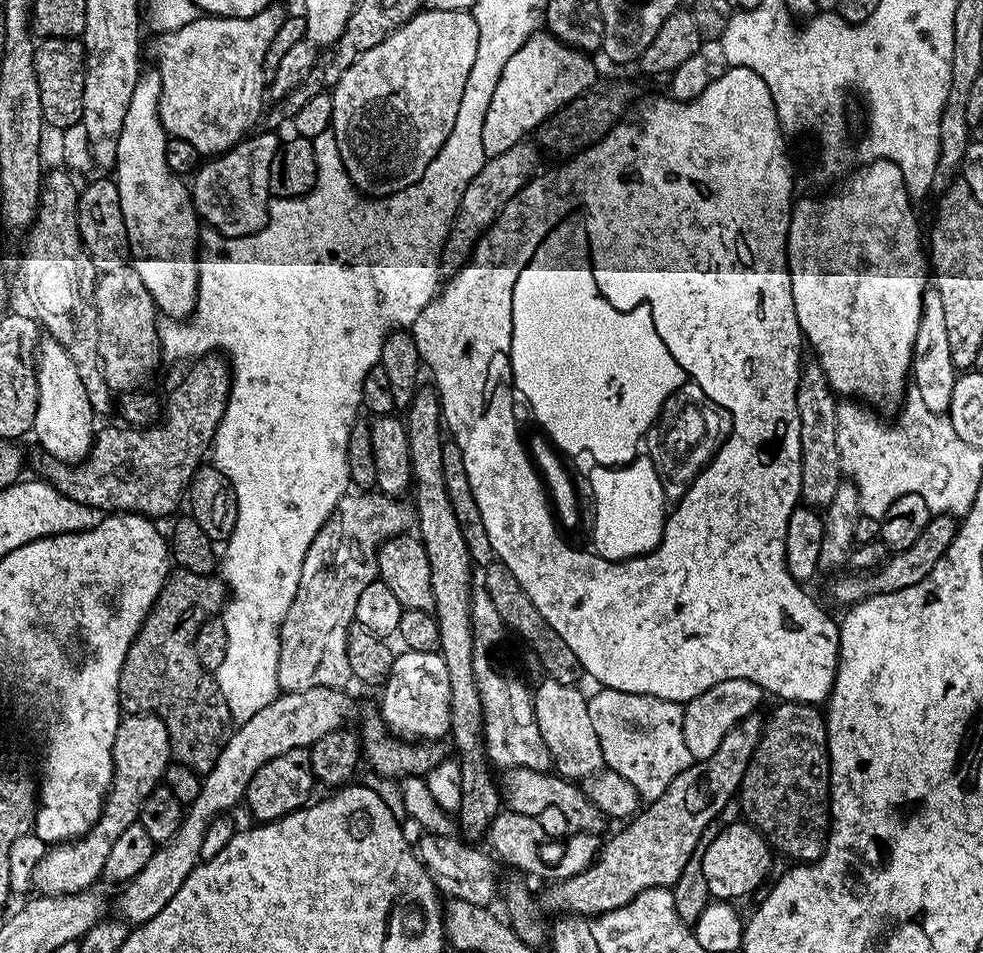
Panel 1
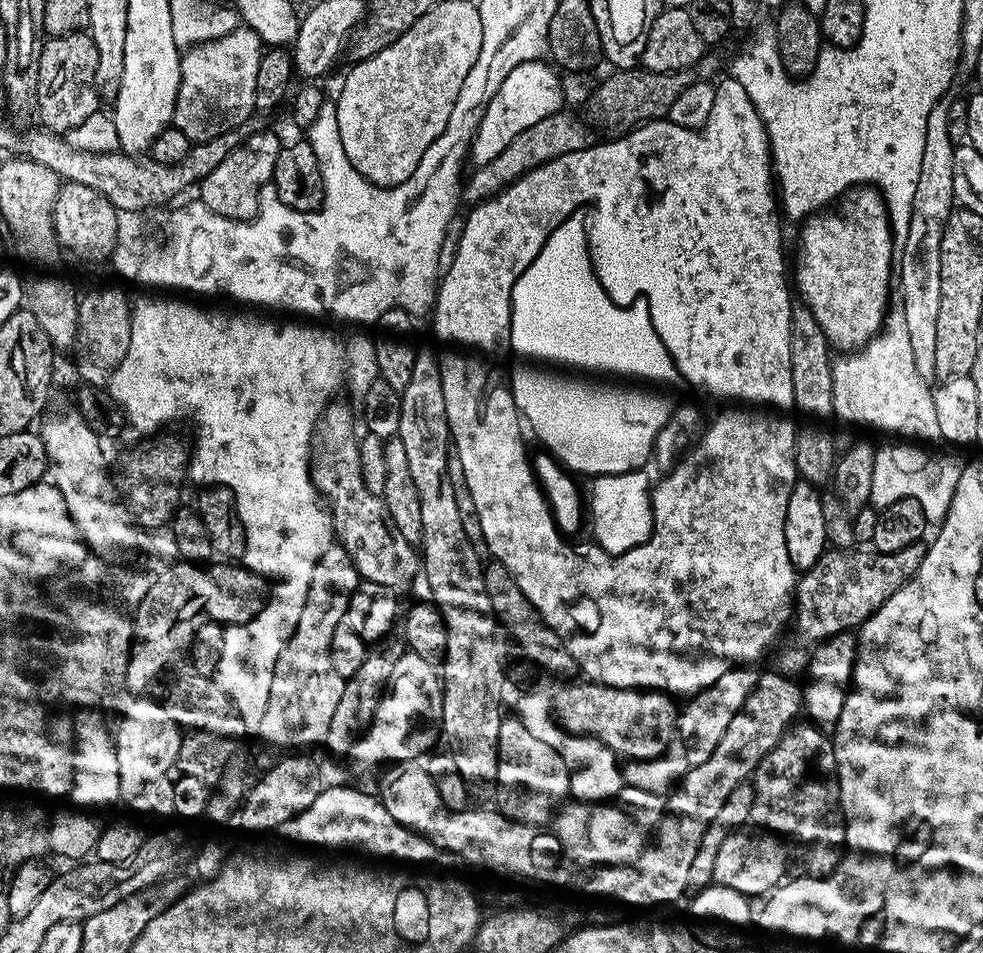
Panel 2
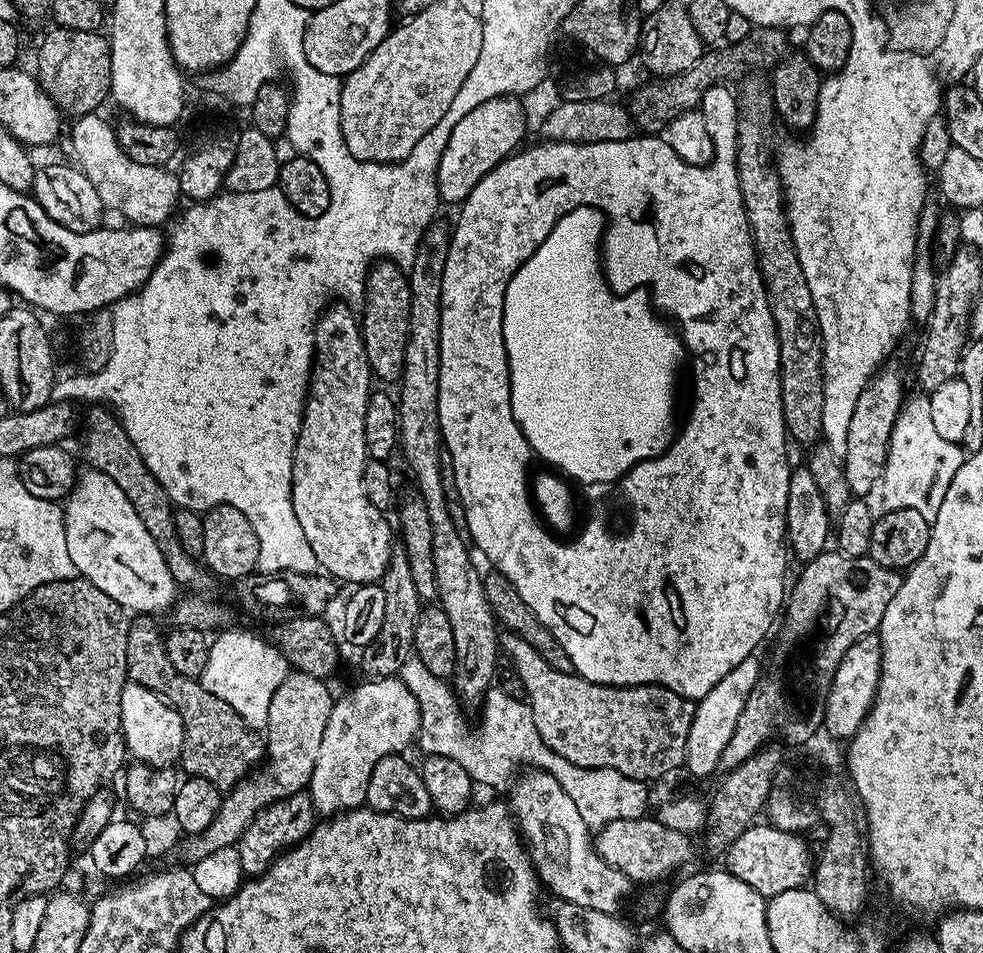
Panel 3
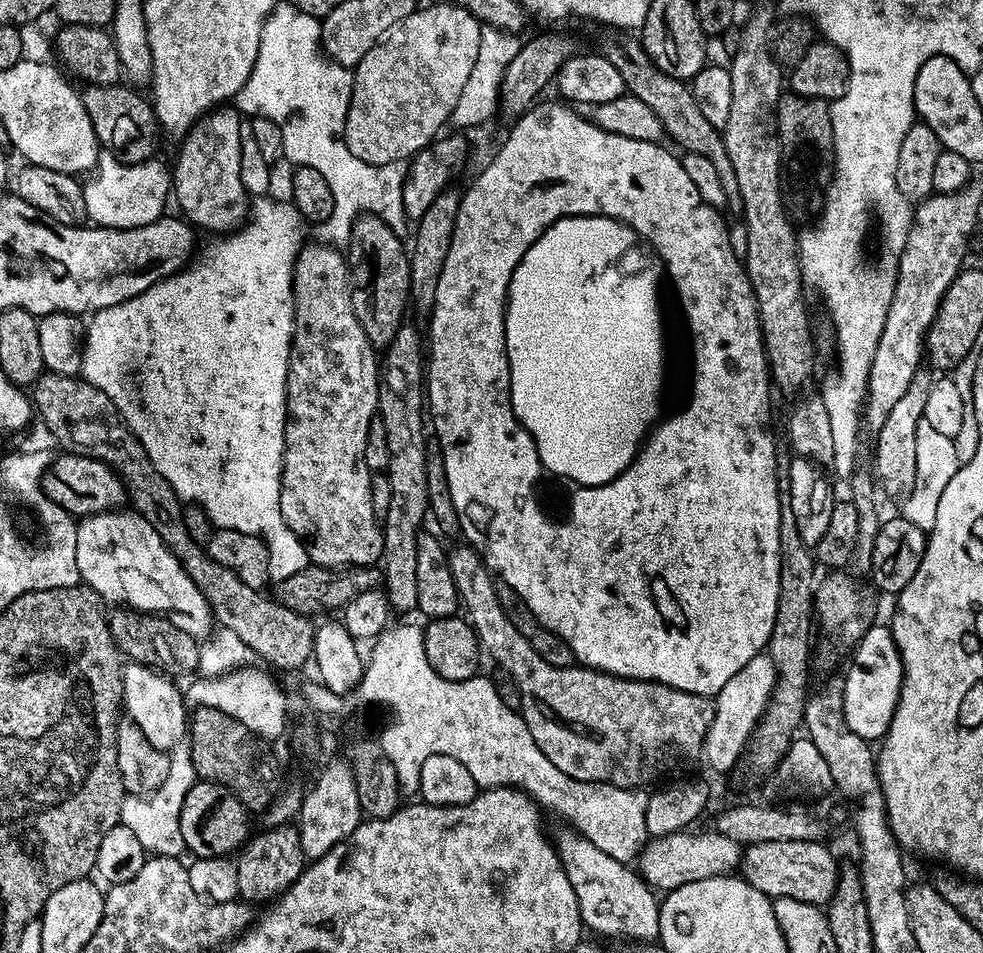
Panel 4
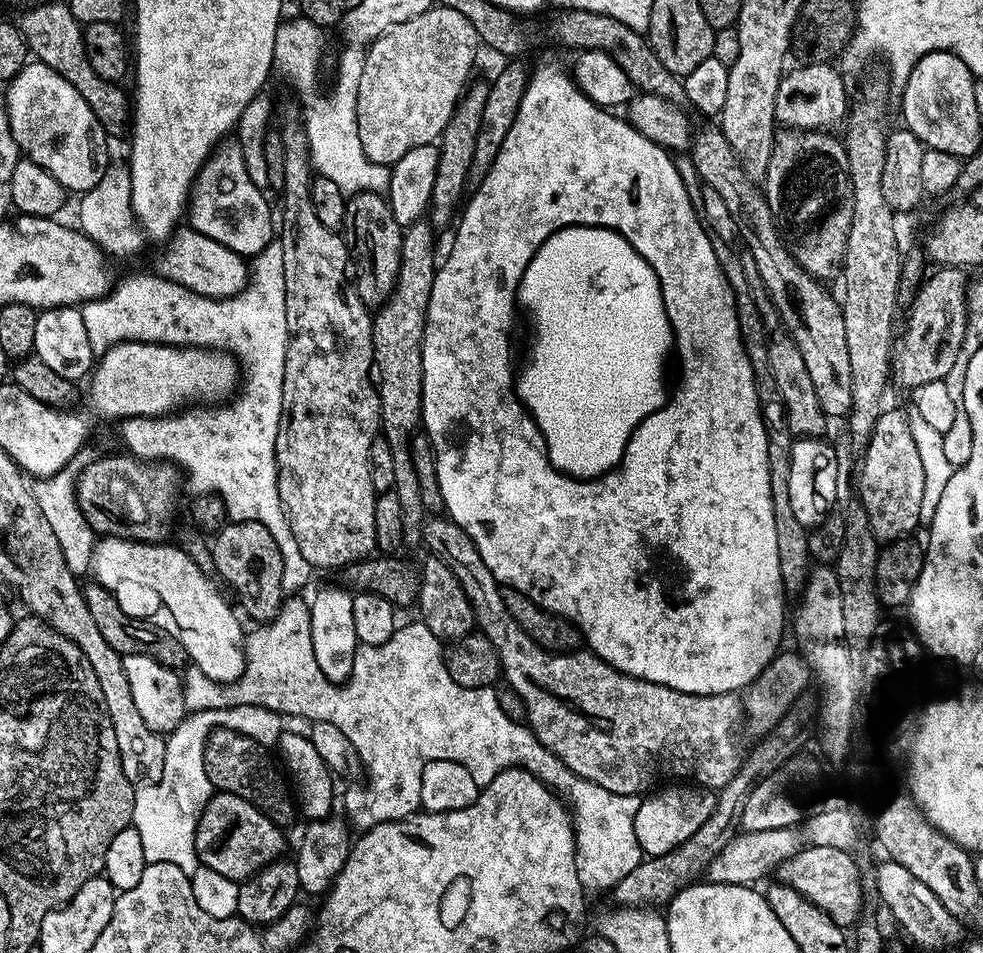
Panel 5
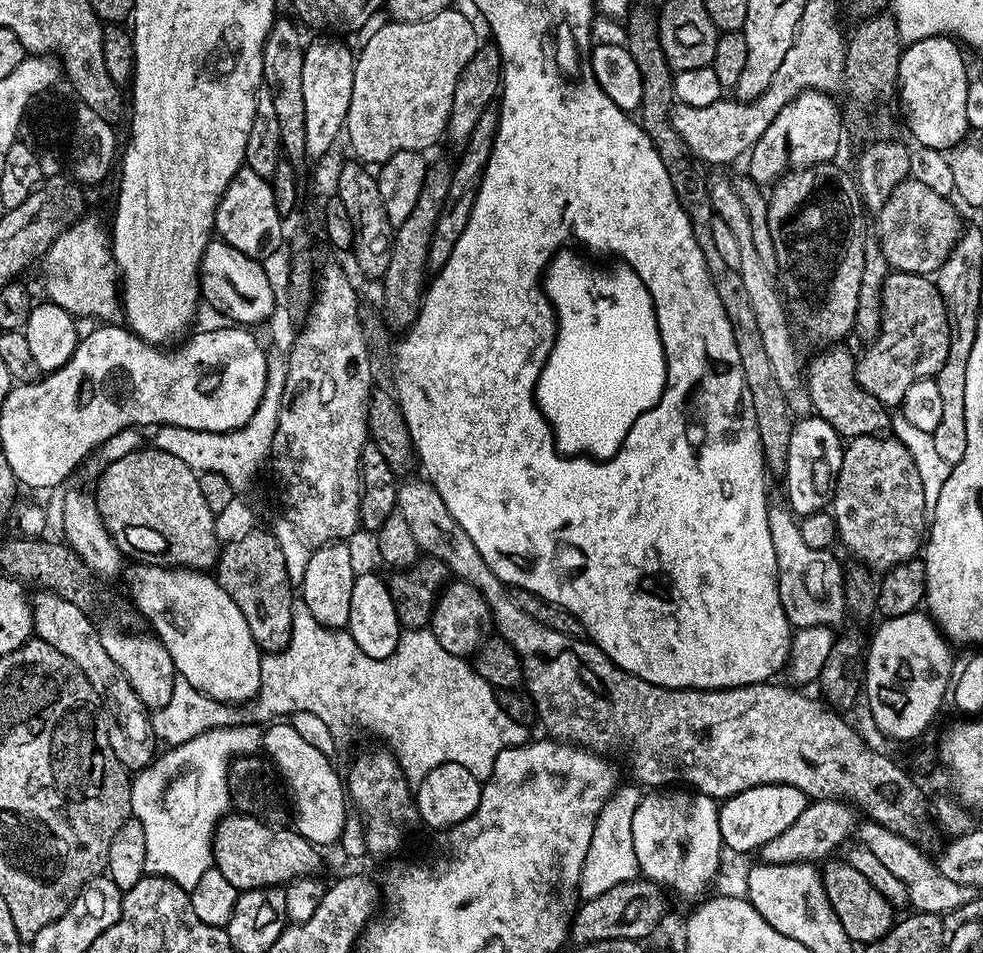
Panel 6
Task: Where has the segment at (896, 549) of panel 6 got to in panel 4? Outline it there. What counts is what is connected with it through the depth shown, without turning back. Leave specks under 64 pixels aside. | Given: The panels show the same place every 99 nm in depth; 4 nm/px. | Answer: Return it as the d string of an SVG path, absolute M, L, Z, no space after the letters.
M924 370L914 374L914 378L910 382L910 390L906 390L906 394L894 405L894 410L890 410L882 430L875 433L874 436L874 440L876 440L874 476L879 487L881 489L884 487L892 496L898 495L899 492L907 493L915 482L916 463L918 462L916 427L924 418L926 398L934 383L933 377L930 378L927 374L929 375Z

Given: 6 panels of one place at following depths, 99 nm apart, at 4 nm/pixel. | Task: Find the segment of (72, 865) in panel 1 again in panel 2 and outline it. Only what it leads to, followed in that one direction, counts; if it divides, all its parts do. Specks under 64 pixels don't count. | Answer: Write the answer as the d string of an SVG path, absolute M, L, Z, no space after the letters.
M132 698L120 725L114 728L114 743L118 754L118 778L121 797L131 798L146 782L169 775L180 758L182 729L168 713L163 703L152 698Z

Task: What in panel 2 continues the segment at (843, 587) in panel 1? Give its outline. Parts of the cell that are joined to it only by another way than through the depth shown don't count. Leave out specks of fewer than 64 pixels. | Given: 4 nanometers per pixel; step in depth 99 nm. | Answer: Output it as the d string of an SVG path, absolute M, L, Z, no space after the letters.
M923 543L911 544L910 546L906 546L902 550L898 550L897 552L878 552L875 550L856 550L860 552L832 552L833 550L826 550L821 556L818 558L818 562L814 562L814 566L810 566L809 568L803 569L802 575L797 579L796 582L796 590L794 593L794 619L790 624L790 632L792 628L792 640L797 644L800 648L788 648L784 653L780 656L780 668L785 672L788 676L796 676L800 671L803 670L804 667L808 664L808 652L804 648L812 648L815 644L820 644L825 640L825 642L831 641L834 637L837 636L839 632L852 632L853 630L859 629L861 624L866 622L866 618L870 618L877 612L880 607L886 602L886 598L890 598L894 594L898 594L898 590L902 590L902 586L907 580L911 578L911 576L916 573L918 570L918 566L922 566L922 558L924 557L926 548Z

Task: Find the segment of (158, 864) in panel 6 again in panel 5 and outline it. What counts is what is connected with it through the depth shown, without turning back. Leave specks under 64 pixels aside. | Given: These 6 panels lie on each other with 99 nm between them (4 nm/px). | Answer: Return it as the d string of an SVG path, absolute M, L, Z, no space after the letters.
M239 704L233 708L211 708L205 712L193 712L185 715L179 726L167 733L166 766L162 766L162 778L158 778L156 784L141 784L136 788L131 827L136 828L142 837L143 854L146 855L148 863L170 862L171 865L178 866L189 876L199 868L200 863L196 852L198 818L208 799L214 795L214 789L204 765L204 747L208 741L208 735L217 726L246 734L250 738L254 738L257 744L265 746L279 745L280 736L286 730L285 721L279 712L271 712L270 709L261 708L258 704Z

